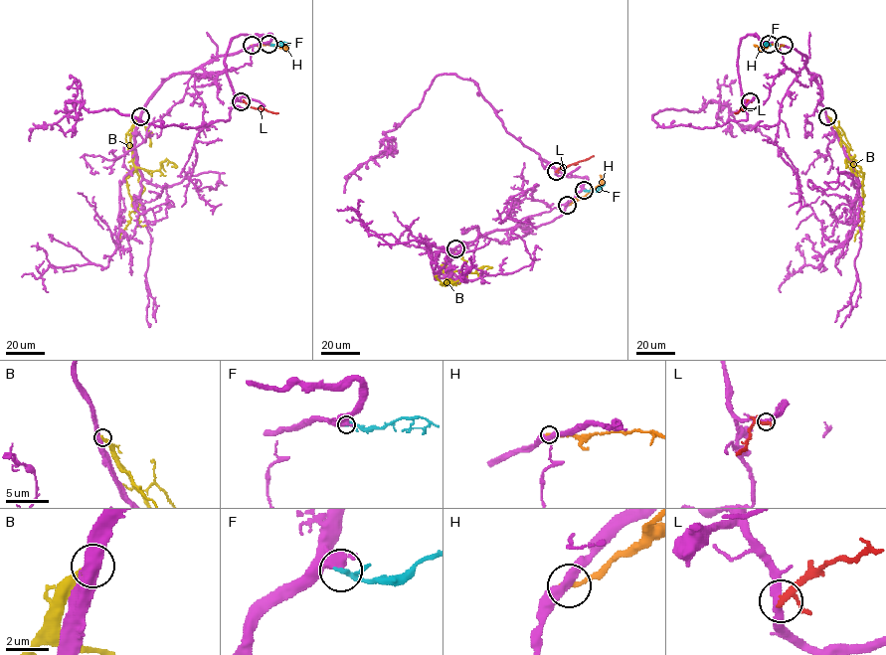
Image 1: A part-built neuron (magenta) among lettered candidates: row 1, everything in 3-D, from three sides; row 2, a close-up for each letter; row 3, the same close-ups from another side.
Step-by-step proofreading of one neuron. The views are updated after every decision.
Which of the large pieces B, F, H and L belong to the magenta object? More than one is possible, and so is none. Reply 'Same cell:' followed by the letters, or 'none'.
Same cell: none

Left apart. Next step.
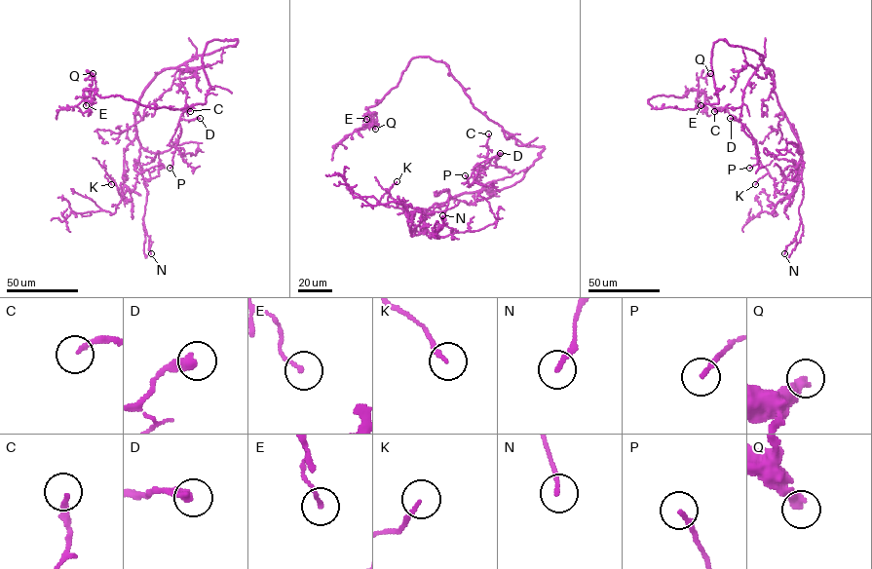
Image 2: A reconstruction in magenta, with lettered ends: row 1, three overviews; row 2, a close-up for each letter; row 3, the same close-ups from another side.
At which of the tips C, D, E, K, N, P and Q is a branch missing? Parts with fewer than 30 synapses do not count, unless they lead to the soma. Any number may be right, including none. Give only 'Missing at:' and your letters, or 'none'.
Missing at: none

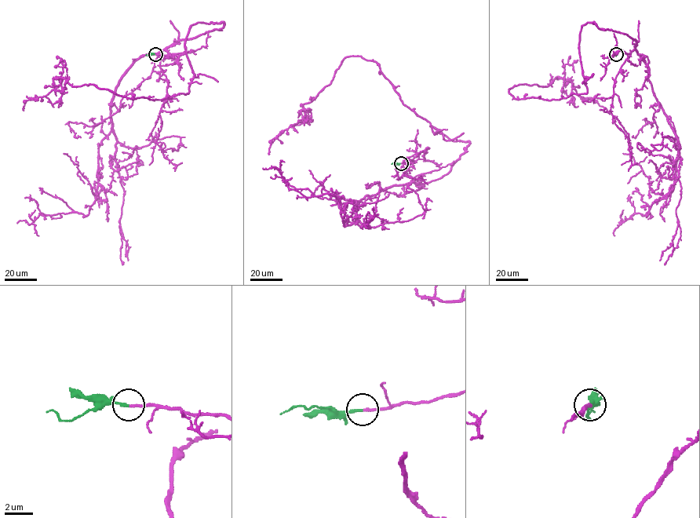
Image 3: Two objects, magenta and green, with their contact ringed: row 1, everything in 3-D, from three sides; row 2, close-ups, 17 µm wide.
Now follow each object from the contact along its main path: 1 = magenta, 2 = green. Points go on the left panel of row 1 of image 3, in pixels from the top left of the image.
1: (155, 54), (194, 51), (166, 49), (224, 23), (191, 26), (188, 93), (130, 98), (57, 78), (23, 111)
2: (155, 54), (145, 55)

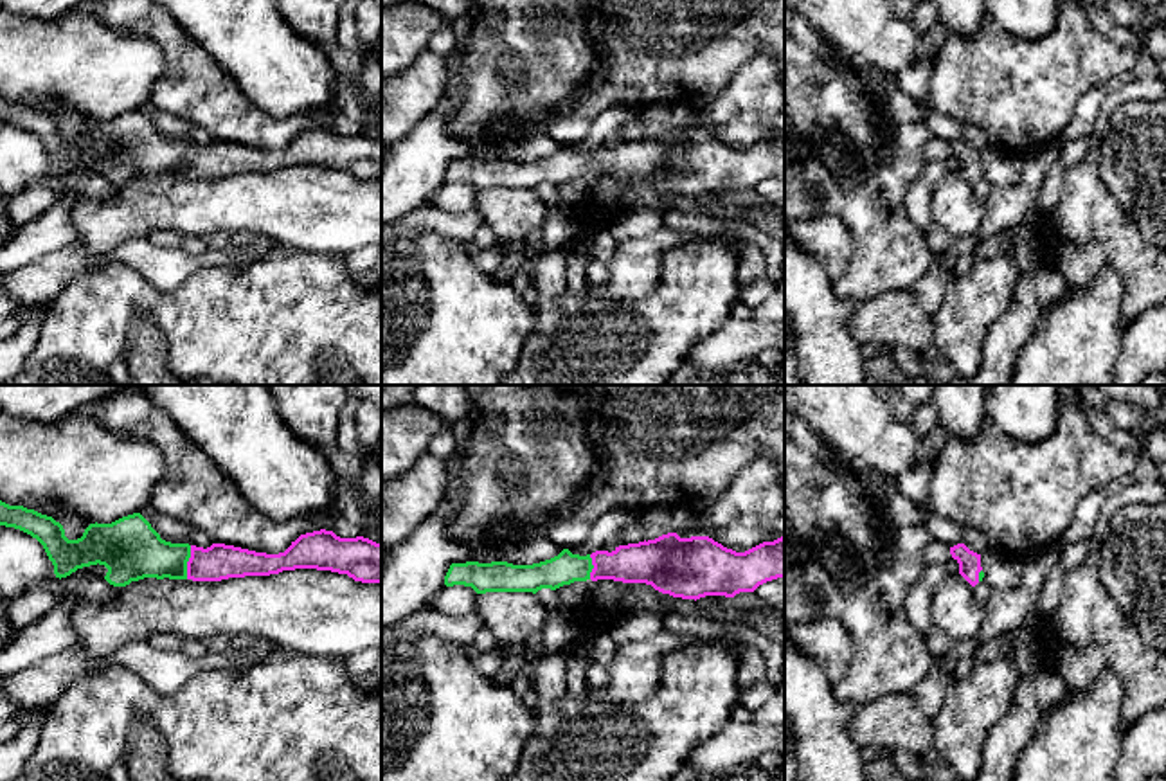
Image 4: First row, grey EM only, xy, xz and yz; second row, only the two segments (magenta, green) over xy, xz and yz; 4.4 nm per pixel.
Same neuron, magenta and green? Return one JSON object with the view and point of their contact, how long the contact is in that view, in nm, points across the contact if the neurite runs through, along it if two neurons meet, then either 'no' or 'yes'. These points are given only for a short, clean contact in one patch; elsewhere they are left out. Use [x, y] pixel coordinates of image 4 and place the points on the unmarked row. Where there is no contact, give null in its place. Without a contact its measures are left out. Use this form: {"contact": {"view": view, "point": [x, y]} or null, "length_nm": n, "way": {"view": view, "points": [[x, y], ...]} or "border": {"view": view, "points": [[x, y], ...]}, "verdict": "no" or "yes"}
{"contact": {"view": "xy", "point": [188, 159]}, "length_nm": 150, "way": {"view": "xy", "points": [[218, 159], [188, 159], [153, 155], [134, 146]]}, "verdict": "yes"}

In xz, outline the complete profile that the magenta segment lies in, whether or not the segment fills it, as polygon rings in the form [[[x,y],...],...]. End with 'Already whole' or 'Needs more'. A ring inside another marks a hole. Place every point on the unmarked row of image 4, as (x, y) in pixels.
[[[668,130],[655,137],[619,142],[612,149],[579,153],[563,146],[558,153],[533,162],[452,160],[444,182],[471,184],[477,191],[536,191],[574,178],[614,176],[646,180],[662,191],[696,198],[705,193],[734,194],[740,189],[754,189],[777,175],[785,175],[785,133],[736,149],[709,133],[680,135]]]. Needs more

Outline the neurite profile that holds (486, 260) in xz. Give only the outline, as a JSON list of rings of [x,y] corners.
[[[473,239],[461,241],[470,259],[484,272],[493,274],[504,257],[504,252],[497,247],[491,250],[479,248]]]

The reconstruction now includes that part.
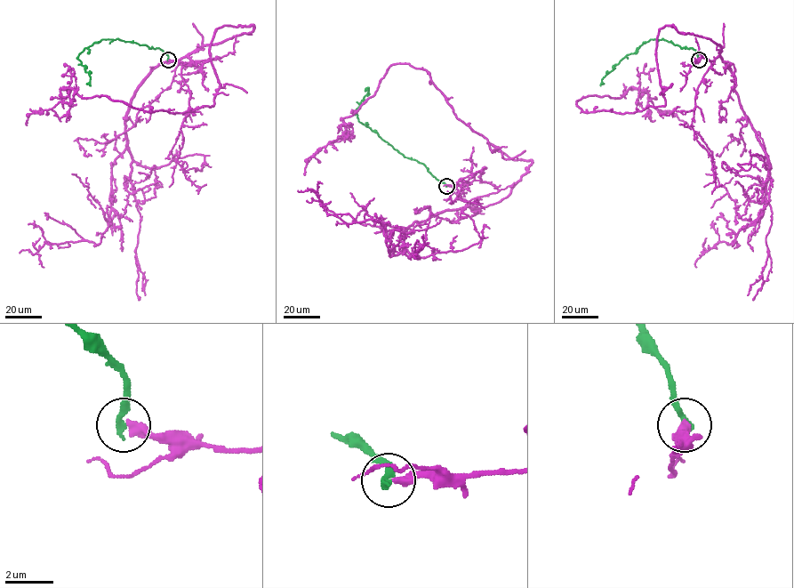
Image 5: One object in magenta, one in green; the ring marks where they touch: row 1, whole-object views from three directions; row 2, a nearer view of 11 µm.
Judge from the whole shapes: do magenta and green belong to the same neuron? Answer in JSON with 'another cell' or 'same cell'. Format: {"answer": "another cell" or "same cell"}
{"answer": "another cell"}

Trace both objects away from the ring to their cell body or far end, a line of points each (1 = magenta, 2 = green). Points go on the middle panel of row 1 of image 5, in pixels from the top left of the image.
1: (446, 186), (493, 184), (467, 205), (485, 206), (532, 160), (492, 151), (408, 63), (392, 64), (305, 174)
2: (446, 186), (423, 165), (405, 157), (358, 121), (356, 110), (369, 87)

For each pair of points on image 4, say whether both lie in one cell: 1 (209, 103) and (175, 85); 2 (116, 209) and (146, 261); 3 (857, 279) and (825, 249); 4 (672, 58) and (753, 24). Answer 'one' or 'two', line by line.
1: one
2: two
3: two
4: one

